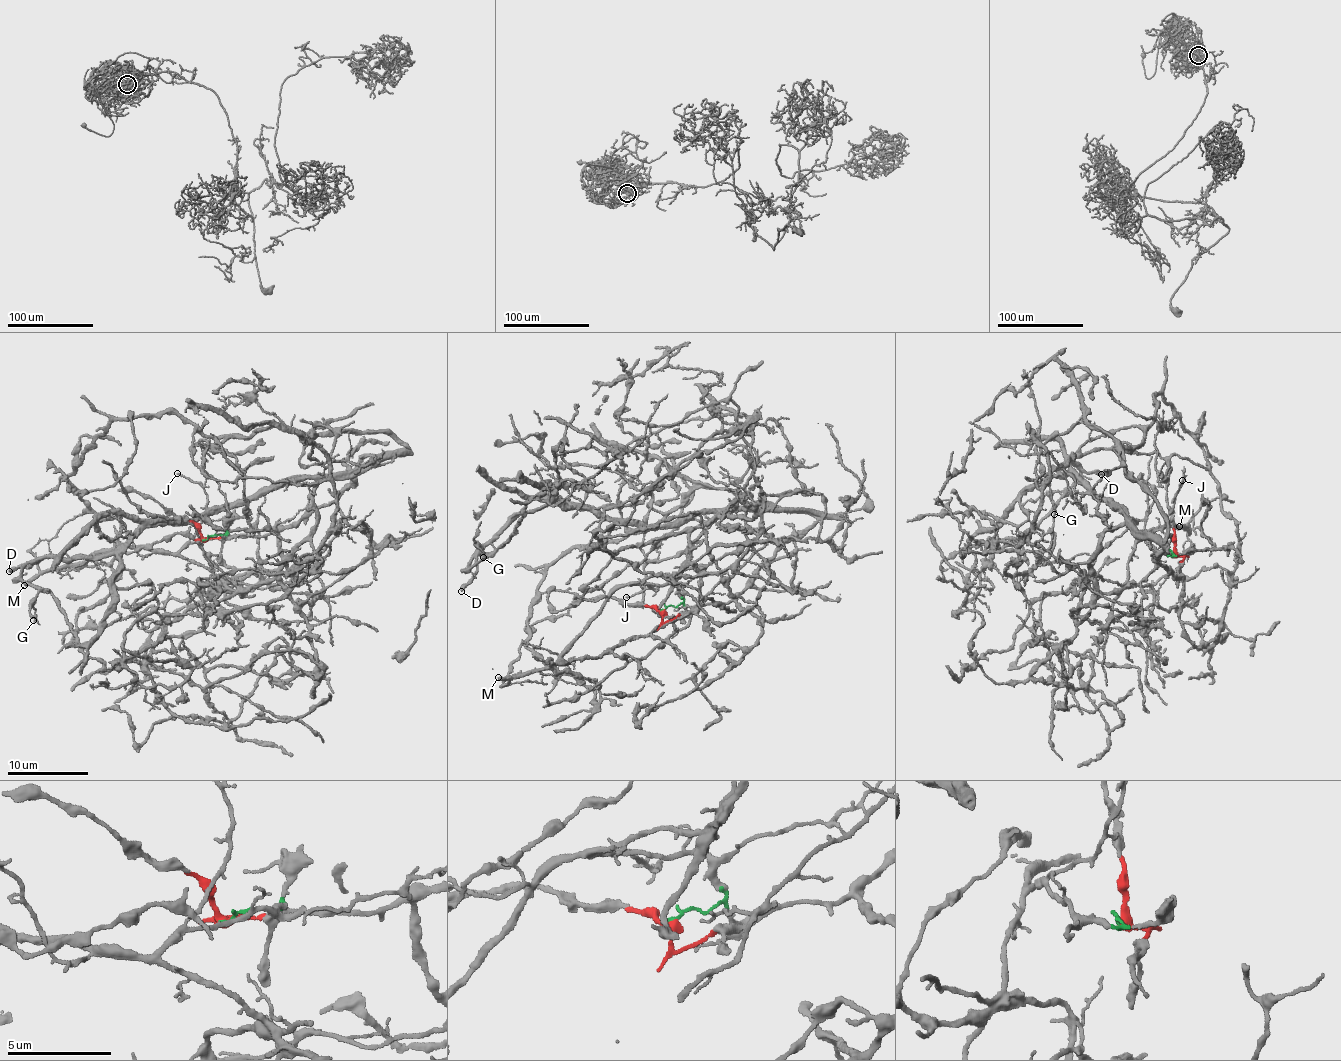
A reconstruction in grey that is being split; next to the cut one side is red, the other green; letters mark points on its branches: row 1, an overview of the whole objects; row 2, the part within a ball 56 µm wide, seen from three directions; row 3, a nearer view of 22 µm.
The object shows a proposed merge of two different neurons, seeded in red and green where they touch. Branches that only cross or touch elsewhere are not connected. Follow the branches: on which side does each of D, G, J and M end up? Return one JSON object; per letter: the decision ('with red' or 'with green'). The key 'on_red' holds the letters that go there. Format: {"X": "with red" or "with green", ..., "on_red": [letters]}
{"D": "with red", "G": "with red", "J": "with green", "M": "with green", "on_red": ["D", "G"]}

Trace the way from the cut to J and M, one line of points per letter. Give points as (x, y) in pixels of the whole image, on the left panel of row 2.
J: (205, 540), (226, 534), (195, 541), (193, 538), (206, 515), (207, 492), (198, 483), (176, 473)
M: (205, 540), (226, 534), (207, 541), (187, 542), (175, 552), (129, 545), (45, 569), (27, 580), (24, 585)

